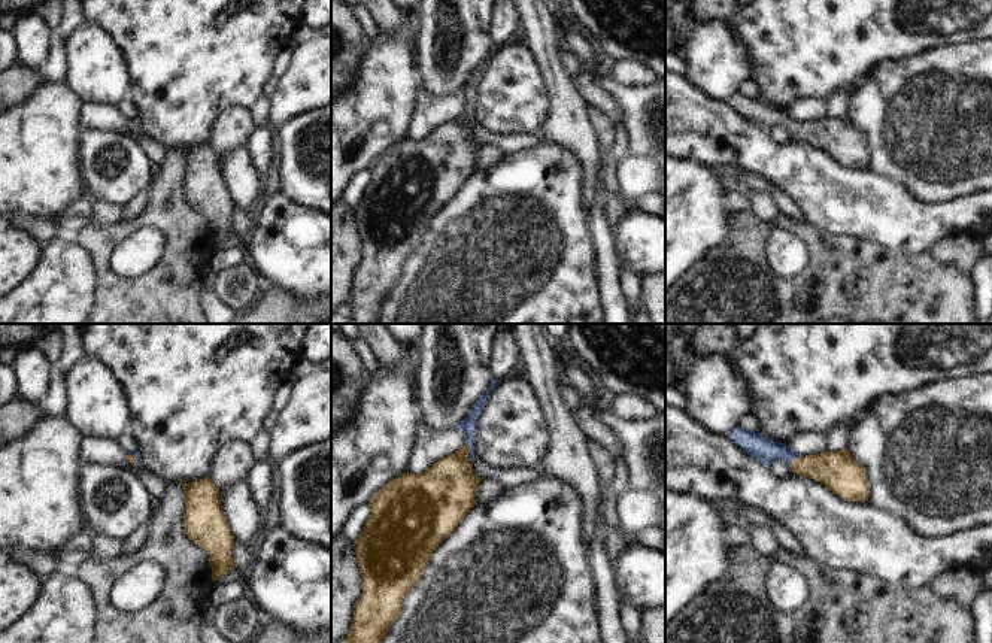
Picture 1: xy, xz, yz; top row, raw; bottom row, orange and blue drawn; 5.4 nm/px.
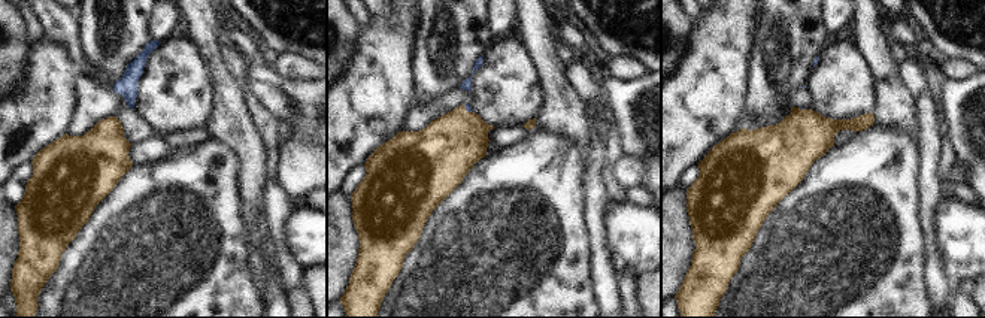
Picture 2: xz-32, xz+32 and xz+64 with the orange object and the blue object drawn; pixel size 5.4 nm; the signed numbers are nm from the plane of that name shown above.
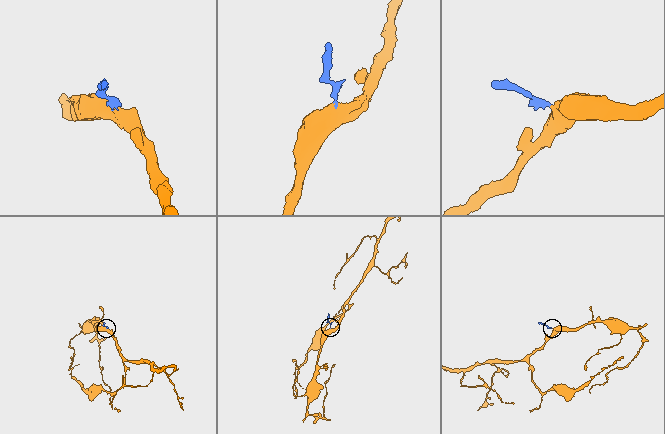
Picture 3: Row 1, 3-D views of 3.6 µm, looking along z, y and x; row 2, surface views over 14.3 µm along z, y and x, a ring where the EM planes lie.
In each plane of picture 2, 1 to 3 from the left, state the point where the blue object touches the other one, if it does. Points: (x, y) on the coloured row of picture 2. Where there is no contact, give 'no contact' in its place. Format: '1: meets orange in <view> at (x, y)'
1: no contact
2: meets orange in xz+32 at (464, 109)
3: meets orange in xz+64 at (802, 109)

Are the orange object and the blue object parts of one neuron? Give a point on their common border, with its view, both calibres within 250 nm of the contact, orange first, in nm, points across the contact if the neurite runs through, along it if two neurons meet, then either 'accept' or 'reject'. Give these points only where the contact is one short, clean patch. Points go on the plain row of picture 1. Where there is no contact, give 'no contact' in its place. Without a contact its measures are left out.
contact xz (469, 120); calibres 320 and 80 nm; way xz (445, 158), (469, 120), (469, 88); accept

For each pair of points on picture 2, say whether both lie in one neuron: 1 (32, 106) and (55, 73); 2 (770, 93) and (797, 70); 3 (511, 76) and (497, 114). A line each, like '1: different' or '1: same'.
1: same
2: same
3: same

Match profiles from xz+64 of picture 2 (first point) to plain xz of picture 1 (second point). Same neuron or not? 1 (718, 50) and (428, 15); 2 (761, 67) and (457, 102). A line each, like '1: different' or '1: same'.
1: different
2: different

